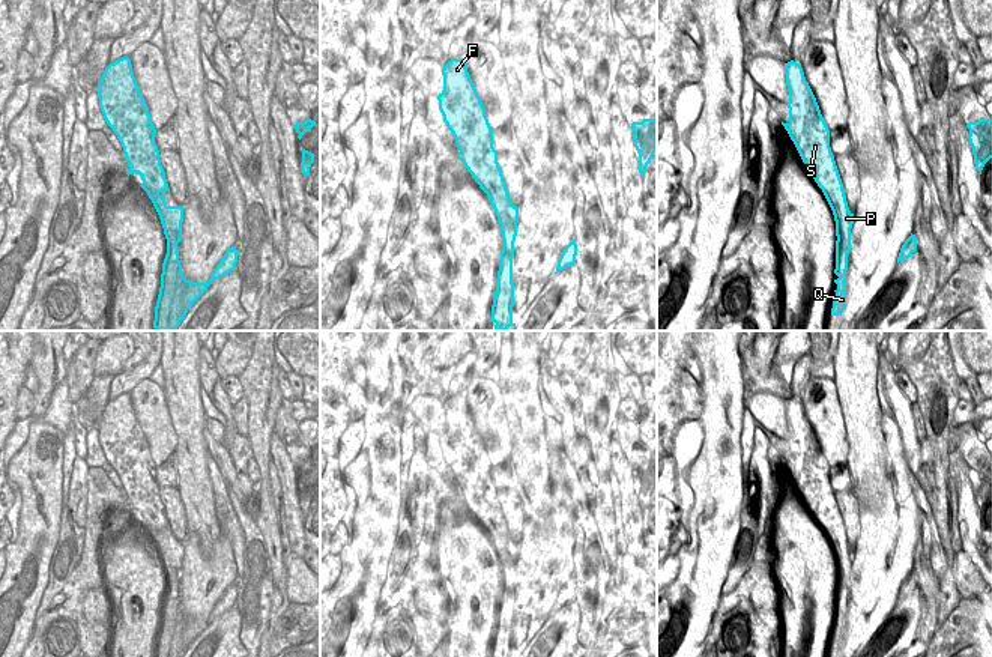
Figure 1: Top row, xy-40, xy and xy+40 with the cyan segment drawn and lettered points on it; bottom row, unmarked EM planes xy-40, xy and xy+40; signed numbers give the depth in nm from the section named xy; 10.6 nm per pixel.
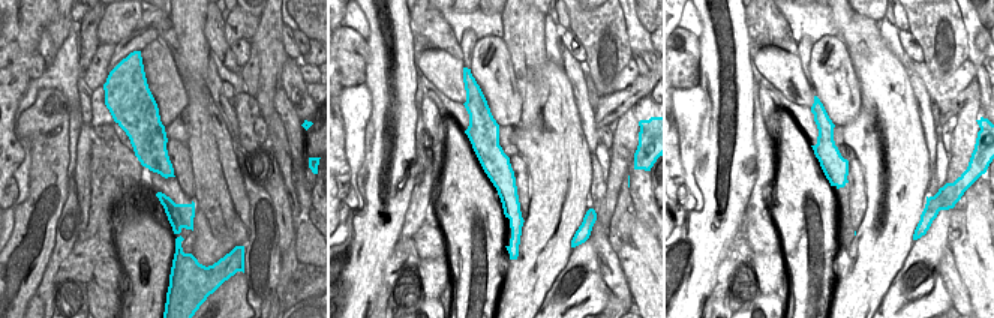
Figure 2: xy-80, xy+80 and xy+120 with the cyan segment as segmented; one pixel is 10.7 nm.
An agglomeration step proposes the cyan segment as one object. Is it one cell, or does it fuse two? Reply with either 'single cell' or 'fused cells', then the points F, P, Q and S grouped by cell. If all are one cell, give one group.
fused cells; groups F P S / Q

